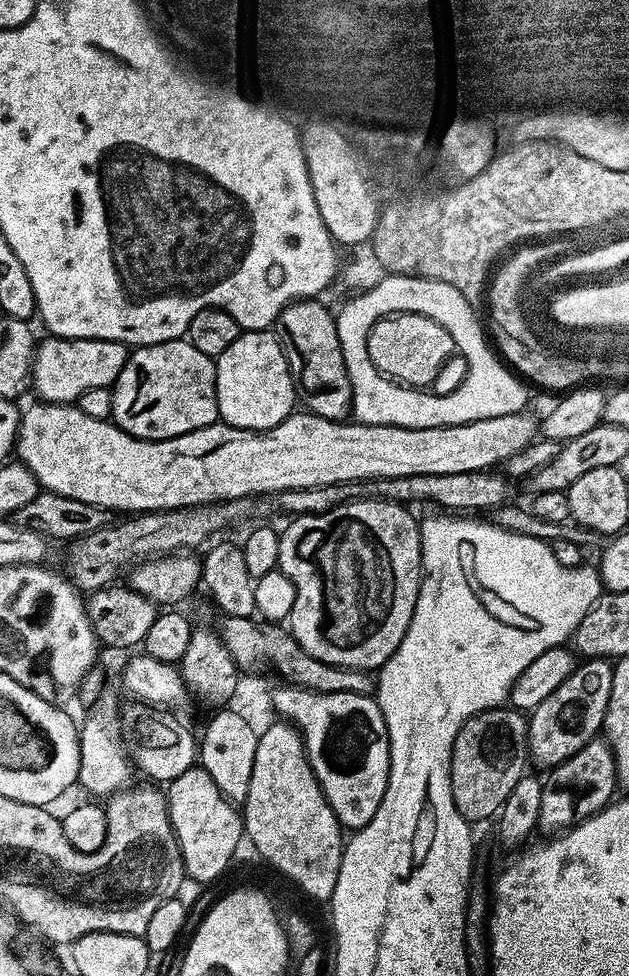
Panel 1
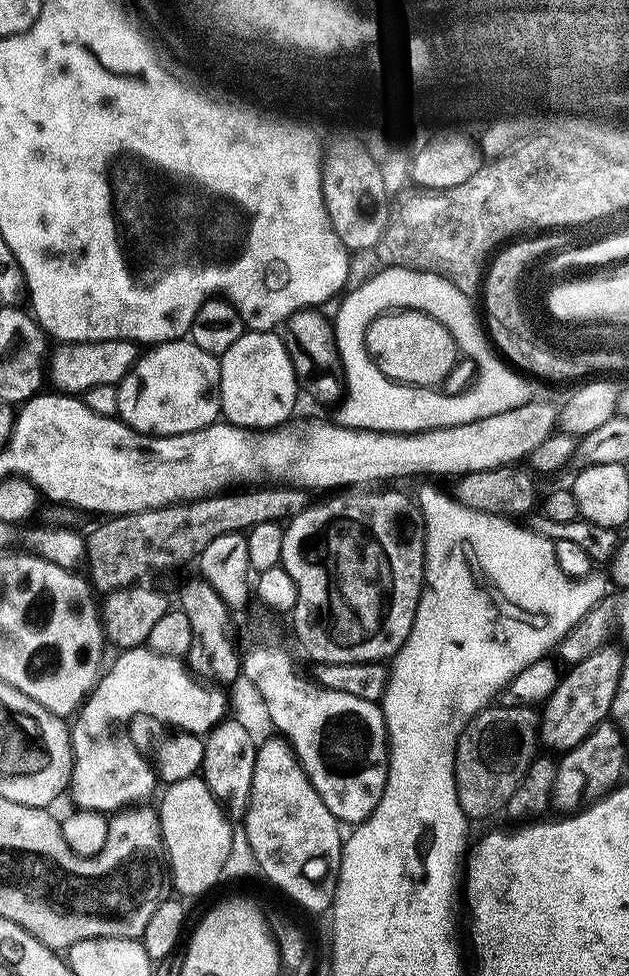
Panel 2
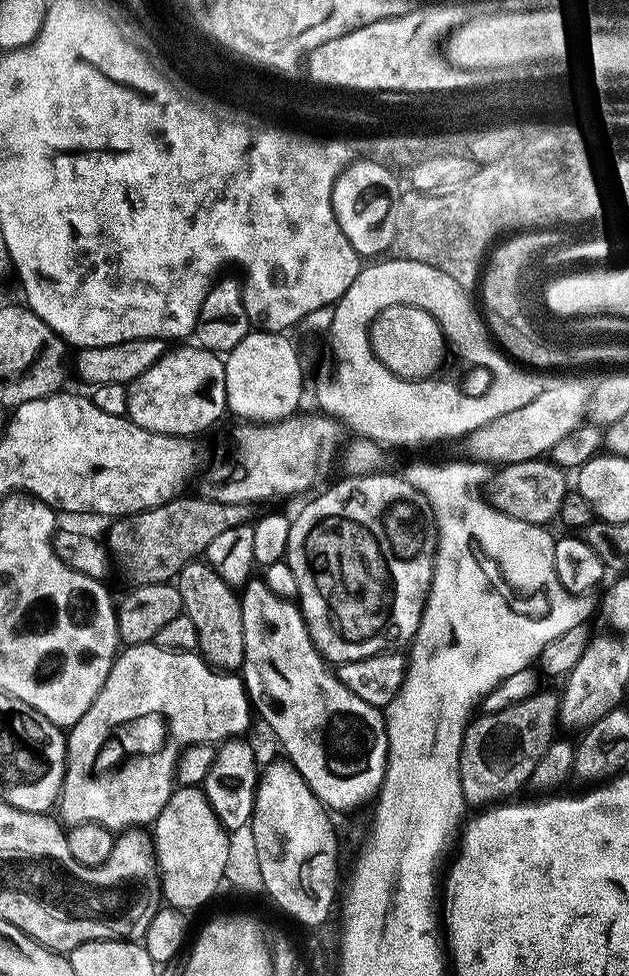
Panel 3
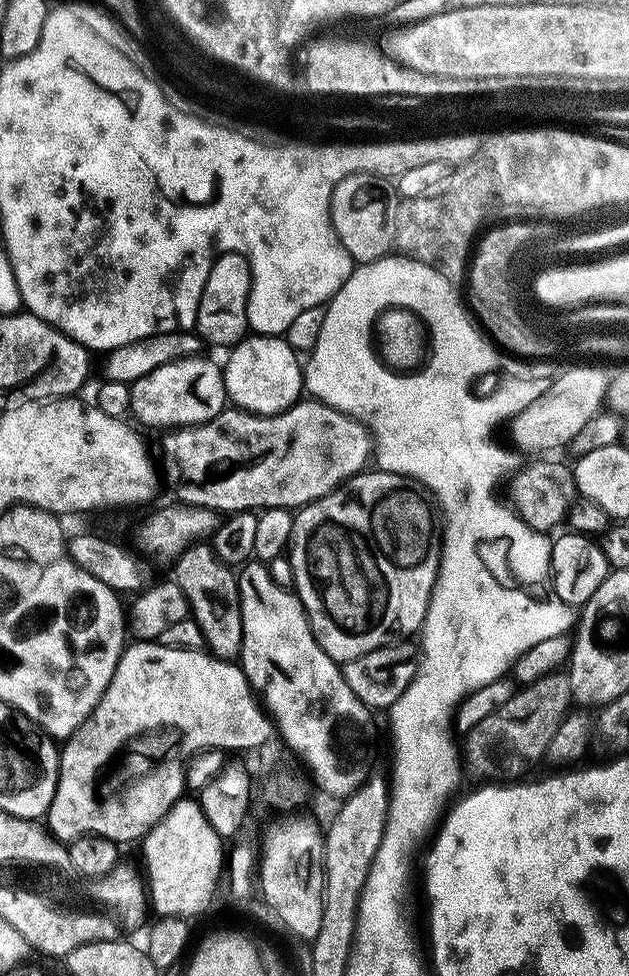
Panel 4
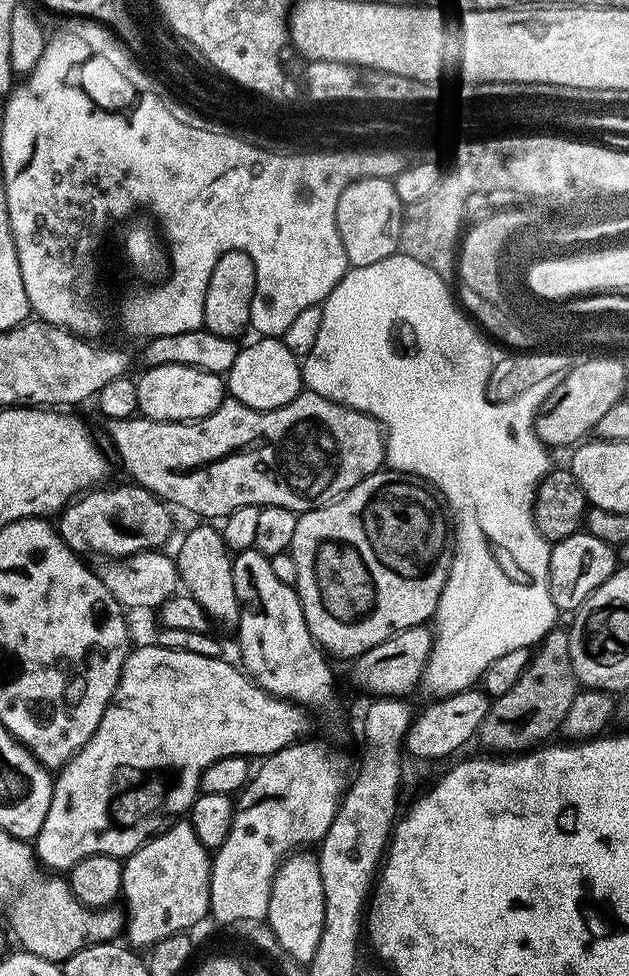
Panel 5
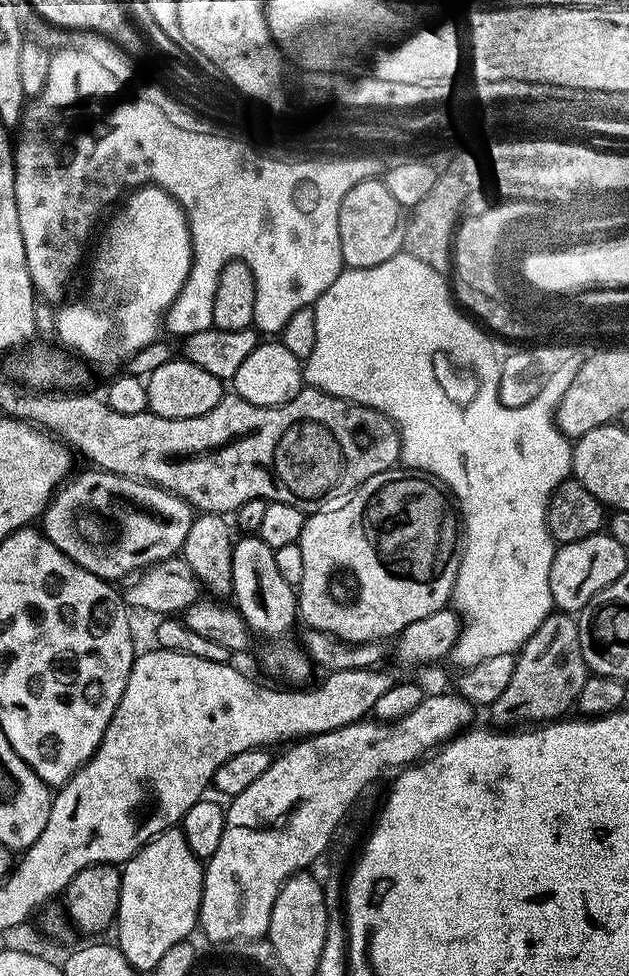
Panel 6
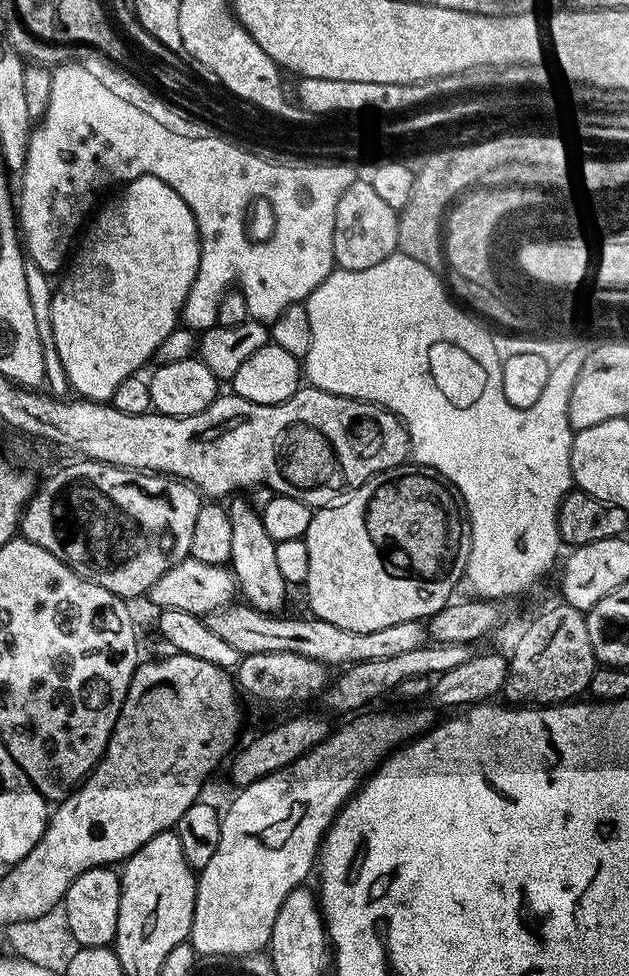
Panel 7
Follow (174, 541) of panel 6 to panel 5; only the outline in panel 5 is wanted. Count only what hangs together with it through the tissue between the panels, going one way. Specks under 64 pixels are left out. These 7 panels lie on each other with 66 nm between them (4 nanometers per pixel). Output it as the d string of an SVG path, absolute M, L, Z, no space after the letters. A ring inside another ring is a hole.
M135 482L127 483L117 488L97 486L77 496L59 513L58 531L73 552L97 552L95 555L100 558L119 558L164 546L168 535L174 532L174 524L166 524L166 518L174 518L169 505L158 506L160 499L153 492Z

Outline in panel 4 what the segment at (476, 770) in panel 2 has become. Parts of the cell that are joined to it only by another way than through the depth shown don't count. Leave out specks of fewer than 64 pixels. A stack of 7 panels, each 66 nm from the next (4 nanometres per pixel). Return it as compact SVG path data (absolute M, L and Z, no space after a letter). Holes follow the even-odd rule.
M551 671L532 683L525 683L519 690L513 691L512 697L502 706L498 706L498 710L494 710L494 714L486 714L486 718L482 718L482 722L478 722L478 726L474 726L466 733L463 737L464 744L462 740L463 759L466 764L466 759L468 759L470 767L485 772L488 778L521 777L524 774L522 772L526 771L531 764L545 759L550 746L550 738L554 738L554 730L558 730L562 718L568 715L573 704L572 687L563 671Z

